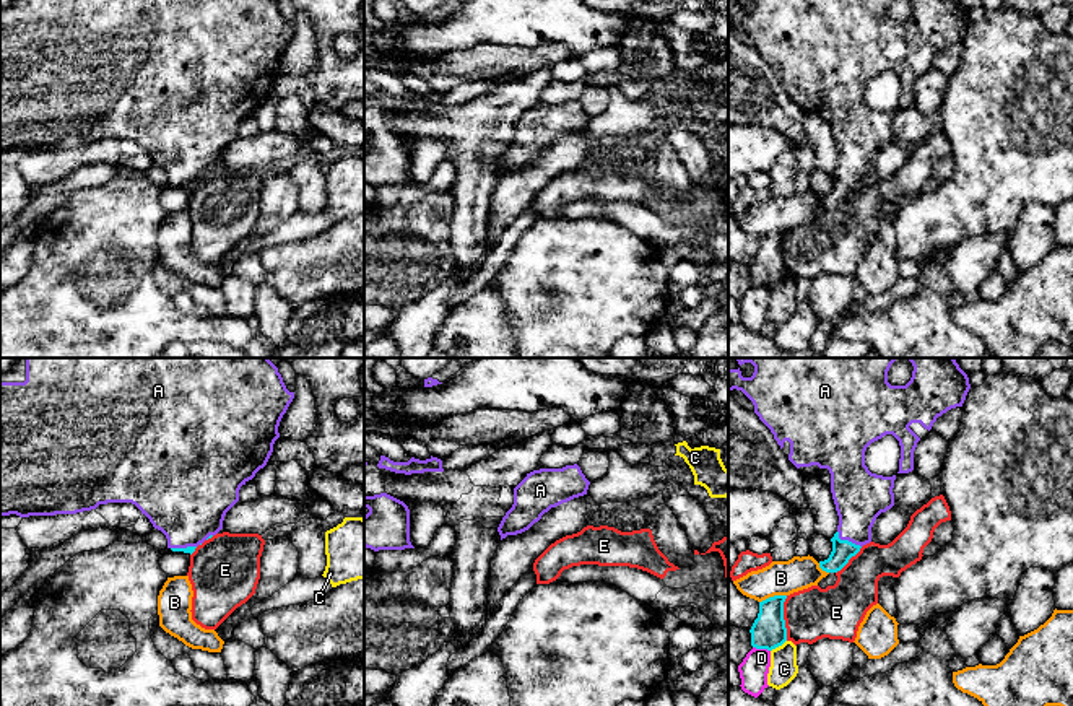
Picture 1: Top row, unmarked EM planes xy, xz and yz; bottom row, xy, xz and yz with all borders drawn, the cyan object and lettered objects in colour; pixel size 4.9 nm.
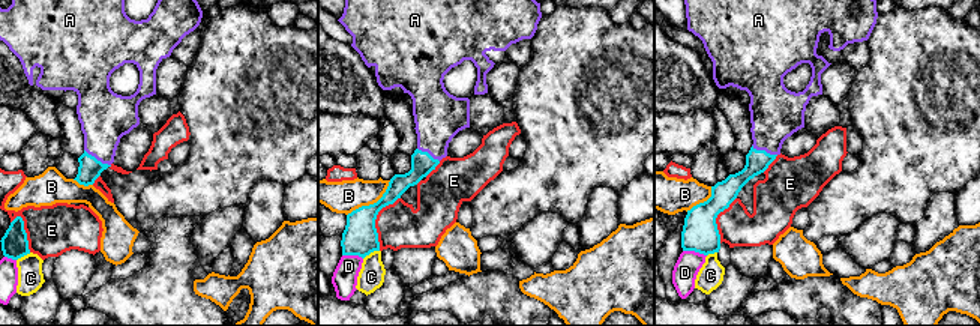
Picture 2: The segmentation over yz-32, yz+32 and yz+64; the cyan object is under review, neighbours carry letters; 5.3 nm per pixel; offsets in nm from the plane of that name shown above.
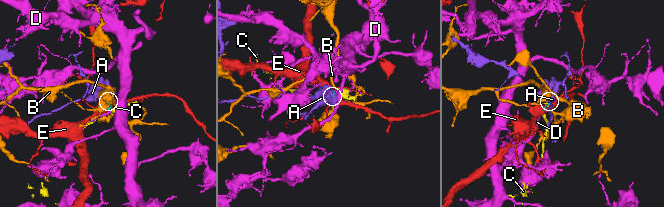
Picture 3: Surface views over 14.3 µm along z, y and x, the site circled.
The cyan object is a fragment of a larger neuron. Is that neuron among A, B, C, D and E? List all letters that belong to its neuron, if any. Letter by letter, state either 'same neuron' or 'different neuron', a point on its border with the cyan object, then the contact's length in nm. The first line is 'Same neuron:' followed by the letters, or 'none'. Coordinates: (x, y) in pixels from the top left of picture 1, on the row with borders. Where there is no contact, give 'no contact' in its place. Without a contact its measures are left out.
Same neuron: A
A: same neuron | yz (847, 540) | 150 nm
B: different neuron | yz (773, 597) | 140 nm
C: different neuron | yz (777, 646) | 100 nm
D: different neuron | yz (761, 648) | 90 nm
E: different neuron | yz (782, 618) | 220 nm

